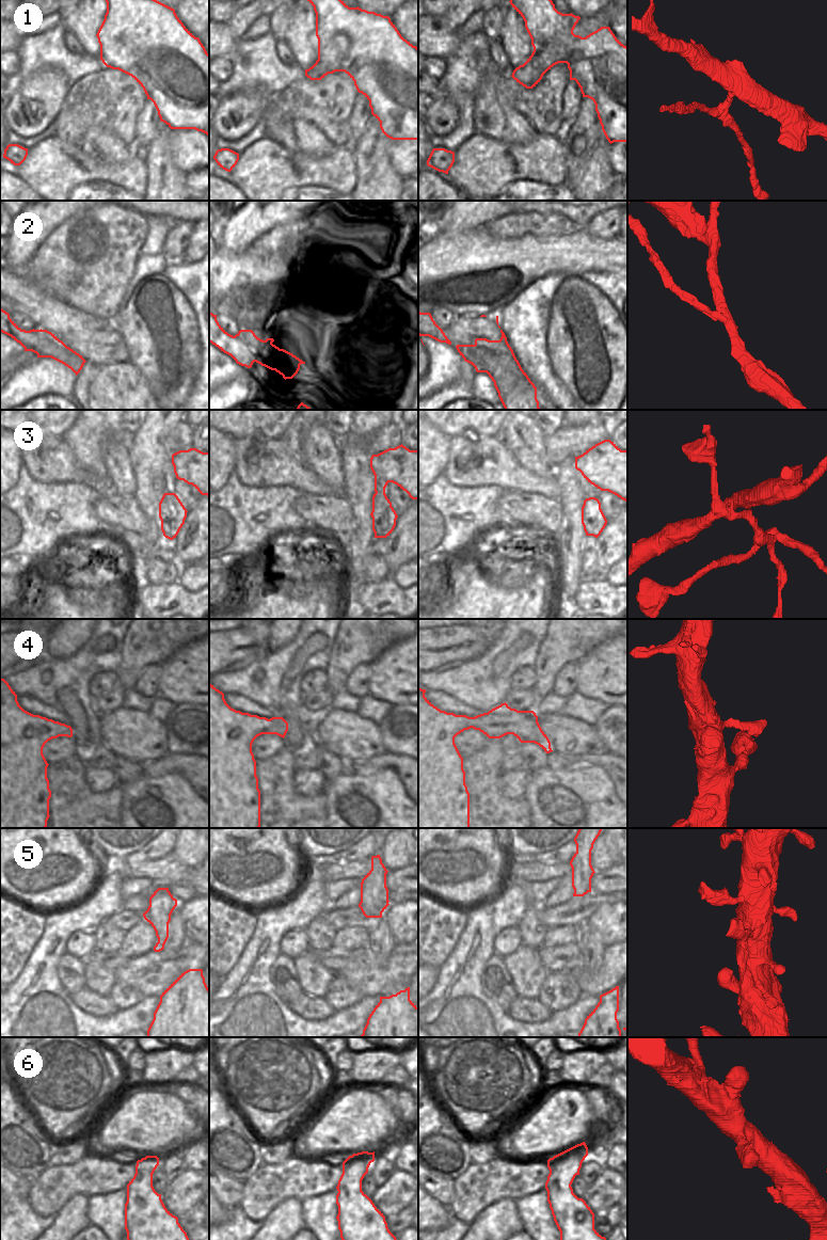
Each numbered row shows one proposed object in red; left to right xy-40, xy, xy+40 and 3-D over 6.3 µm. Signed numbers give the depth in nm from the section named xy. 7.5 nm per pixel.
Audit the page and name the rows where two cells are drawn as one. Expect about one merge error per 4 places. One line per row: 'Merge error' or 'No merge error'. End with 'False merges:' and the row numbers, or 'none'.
1: Merge error
2: Merge error
3: Merge error
4: No merge error
5: No merge error
6: No merge error
False merges: 1, 2, 3

